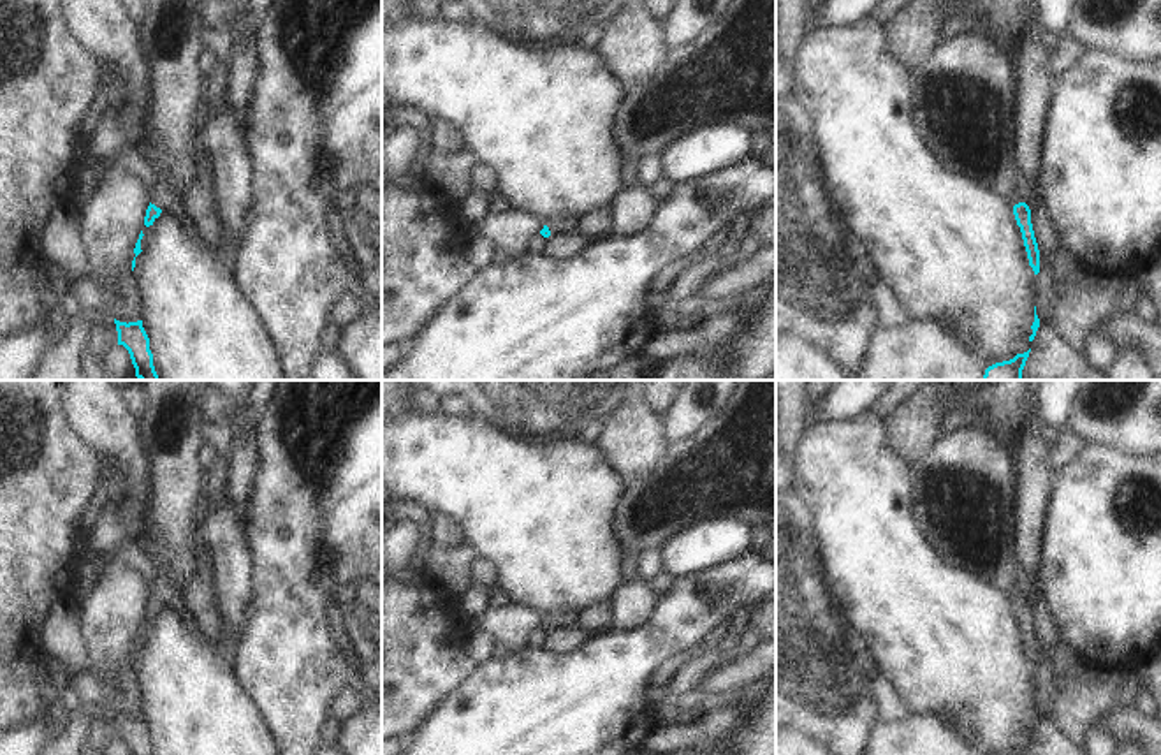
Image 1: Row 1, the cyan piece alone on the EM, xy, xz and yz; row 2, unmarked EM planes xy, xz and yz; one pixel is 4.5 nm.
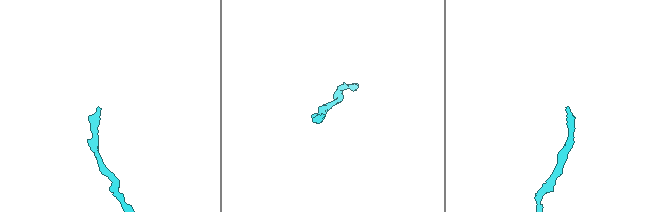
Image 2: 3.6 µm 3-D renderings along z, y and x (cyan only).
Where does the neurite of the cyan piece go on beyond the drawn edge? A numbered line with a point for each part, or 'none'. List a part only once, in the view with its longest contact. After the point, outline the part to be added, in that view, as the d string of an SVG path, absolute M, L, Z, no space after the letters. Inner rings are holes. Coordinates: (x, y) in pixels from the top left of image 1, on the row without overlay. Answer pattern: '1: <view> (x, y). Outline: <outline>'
1: xy (164, 588). Outline: M153 563L155 575L148 583L150 597L169 609L183 609L181 588L176 577L167 570Z

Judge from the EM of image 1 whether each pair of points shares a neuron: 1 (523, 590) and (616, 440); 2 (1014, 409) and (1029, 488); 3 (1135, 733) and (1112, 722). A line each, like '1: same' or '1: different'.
1: different
2: same
3: same

